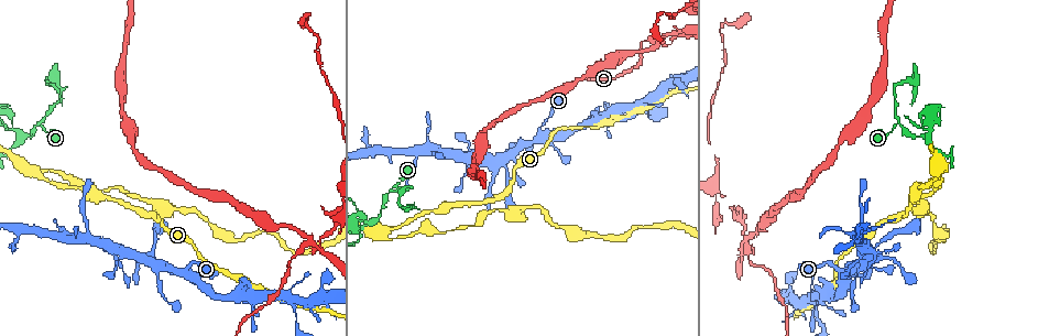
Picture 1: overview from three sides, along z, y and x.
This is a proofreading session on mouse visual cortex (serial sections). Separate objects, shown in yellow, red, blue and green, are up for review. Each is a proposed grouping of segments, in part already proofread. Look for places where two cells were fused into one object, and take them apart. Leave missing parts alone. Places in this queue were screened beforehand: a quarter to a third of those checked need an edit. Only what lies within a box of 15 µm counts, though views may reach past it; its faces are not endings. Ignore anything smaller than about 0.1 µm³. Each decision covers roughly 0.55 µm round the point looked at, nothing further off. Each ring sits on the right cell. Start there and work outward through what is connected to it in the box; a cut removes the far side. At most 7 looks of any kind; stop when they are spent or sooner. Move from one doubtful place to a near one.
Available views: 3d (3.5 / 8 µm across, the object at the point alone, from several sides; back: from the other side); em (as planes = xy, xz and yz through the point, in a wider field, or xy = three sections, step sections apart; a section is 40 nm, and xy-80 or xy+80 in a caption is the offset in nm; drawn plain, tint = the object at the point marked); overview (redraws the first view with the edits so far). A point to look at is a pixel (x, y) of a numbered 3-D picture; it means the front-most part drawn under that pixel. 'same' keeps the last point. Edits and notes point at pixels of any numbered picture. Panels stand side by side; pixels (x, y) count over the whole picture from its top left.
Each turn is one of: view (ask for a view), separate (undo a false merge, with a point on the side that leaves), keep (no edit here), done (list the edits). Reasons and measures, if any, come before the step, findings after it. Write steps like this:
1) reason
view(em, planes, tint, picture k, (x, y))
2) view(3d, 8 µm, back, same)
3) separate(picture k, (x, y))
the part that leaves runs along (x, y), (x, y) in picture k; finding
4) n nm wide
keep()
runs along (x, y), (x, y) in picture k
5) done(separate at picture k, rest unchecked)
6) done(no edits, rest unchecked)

three arms meet
view(3d, 3.5 µm, picture 1, (746, 241))

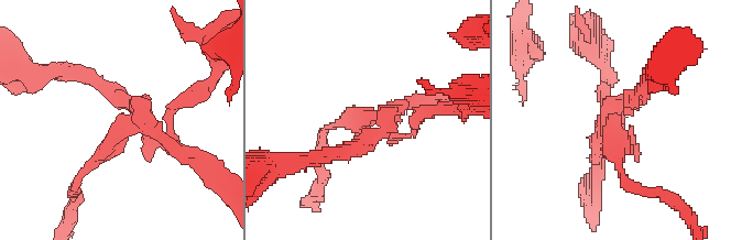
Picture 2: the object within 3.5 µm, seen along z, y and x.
3 arms; arms of 200, 200, 200 nm; now the EM
view(em, planes, tint, picture 2, (383, 109))

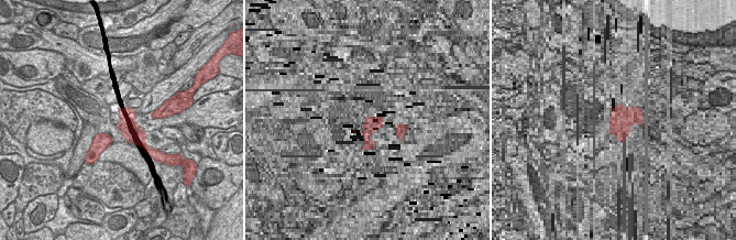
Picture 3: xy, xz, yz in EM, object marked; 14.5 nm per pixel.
cut it another way
view(em, xy, step 3, tint, same)

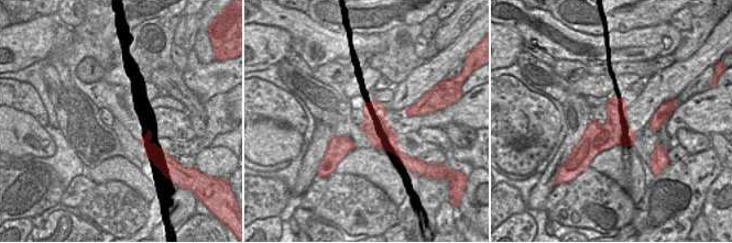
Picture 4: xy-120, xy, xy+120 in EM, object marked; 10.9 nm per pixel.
separate(picture 2, (149, 153))
a second cell is stuck on

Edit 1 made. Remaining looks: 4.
small branch off a trunk
view(3d, 8 µm, picture 1, (642, 102))

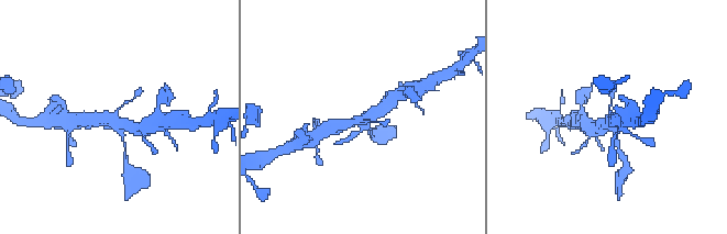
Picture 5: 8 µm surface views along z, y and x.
now the EM
view(em, xy, step 3, tint, picture 5, (607, 124))

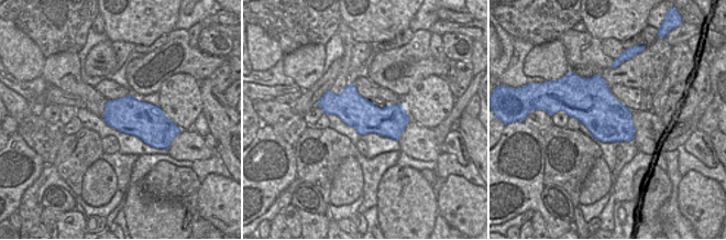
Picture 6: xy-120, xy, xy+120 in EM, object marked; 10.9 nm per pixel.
keep()
runs along (321, 102), (405, 120) in picture 6; all the same cell

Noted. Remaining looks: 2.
done(separate at picture 2, rest unchecked)

